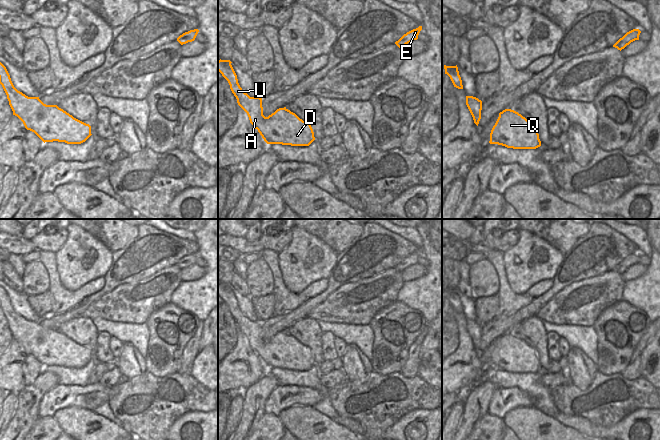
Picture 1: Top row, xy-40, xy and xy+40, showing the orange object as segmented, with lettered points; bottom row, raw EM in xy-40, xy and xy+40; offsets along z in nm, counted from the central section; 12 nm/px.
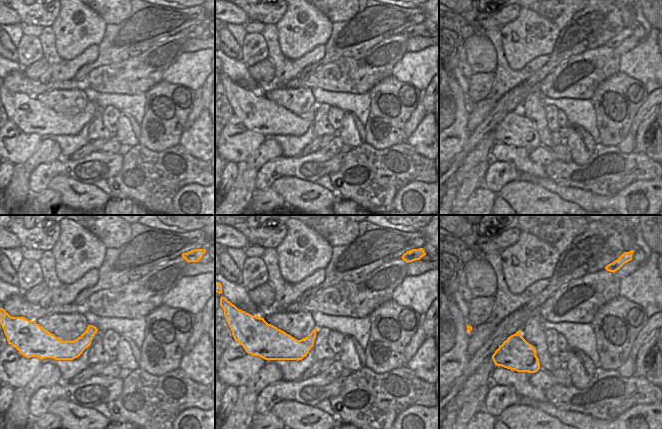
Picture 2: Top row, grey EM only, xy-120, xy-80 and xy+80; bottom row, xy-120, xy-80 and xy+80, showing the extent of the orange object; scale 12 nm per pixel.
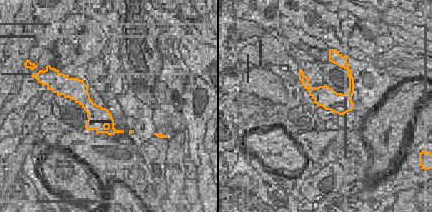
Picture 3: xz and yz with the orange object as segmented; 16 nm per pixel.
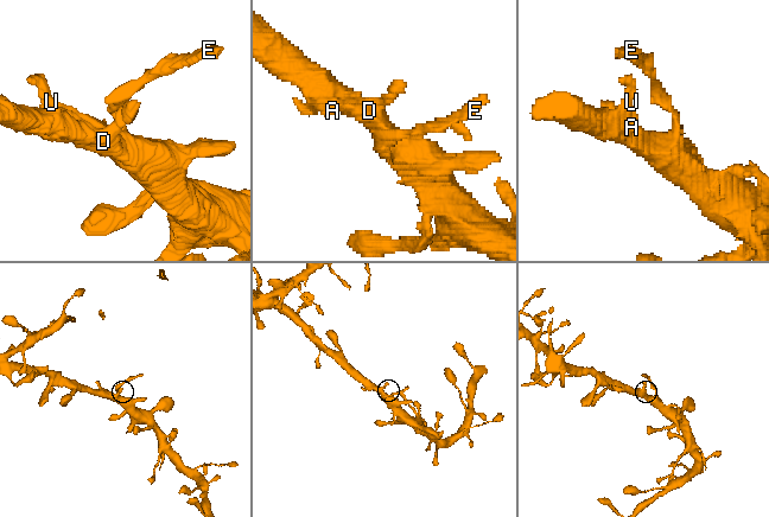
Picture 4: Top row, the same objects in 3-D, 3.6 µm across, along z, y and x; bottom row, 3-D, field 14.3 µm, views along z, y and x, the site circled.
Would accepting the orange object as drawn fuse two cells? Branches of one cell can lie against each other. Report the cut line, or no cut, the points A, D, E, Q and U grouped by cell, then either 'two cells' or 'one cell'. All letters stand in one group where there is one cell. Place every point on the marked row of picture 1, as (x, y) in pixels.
no cut | A D E Q U | one cell

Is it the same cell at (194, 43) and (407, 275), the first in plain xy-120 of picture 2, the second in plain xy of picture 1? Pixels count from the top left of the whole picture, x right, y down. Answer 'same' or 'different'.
same

